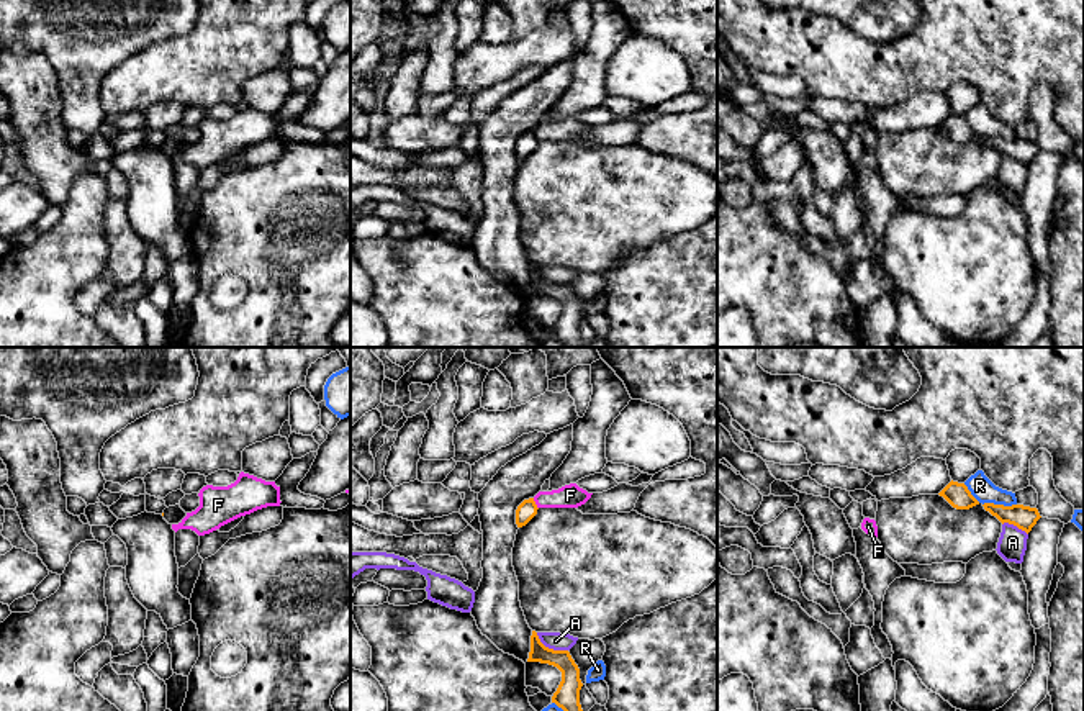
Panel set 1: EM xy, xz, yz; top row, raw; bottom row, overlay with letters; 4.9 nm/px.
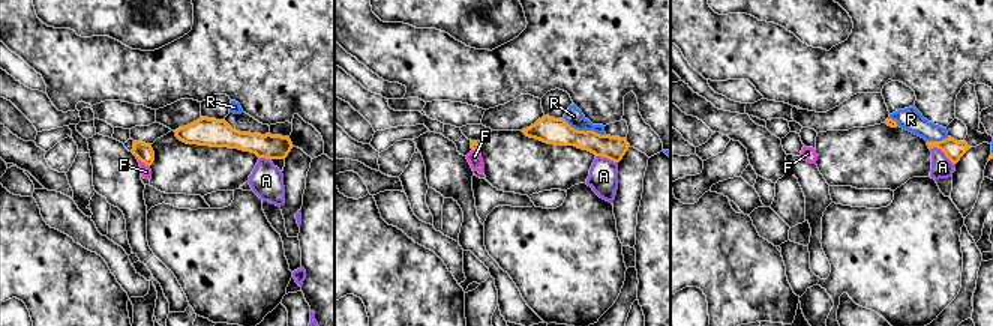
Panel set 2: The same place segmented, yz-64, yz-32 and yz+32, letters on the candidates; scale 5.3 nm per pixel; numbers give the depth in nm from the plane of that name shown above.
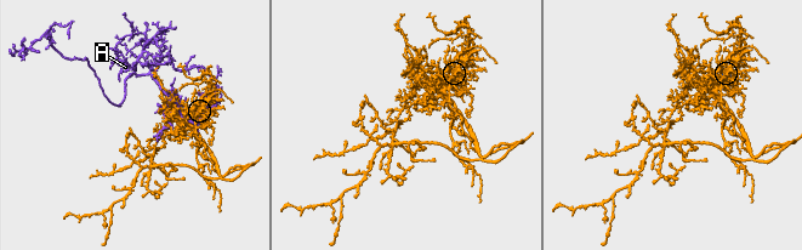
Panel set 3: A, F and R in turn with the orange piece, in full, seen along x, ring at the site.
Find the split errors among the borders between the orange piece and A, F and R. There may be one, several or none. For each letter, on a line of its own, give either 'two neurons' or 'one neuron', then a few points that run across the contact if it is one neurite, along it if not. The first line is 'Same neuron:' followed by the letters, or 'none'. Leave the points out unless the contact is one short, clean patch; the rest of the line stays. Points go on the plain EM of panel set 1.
Same neuron: none
A: two neurons
F: two neurons | xz (532, 131), (537, 141)
R: two neurons

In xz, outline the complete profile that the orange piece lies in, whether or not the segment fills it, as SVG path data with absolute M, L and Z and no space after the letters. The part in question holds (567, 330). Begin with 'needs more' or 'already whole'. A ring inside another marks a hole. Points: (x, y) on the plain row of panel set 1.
already whole; M537 265L531 269L531 285L527 295L540 295L557 300L562 305L562 315L552 329L552 336L562 341L567 347L583 347L580 337L580 301L568 283L553 283L545 280Z

